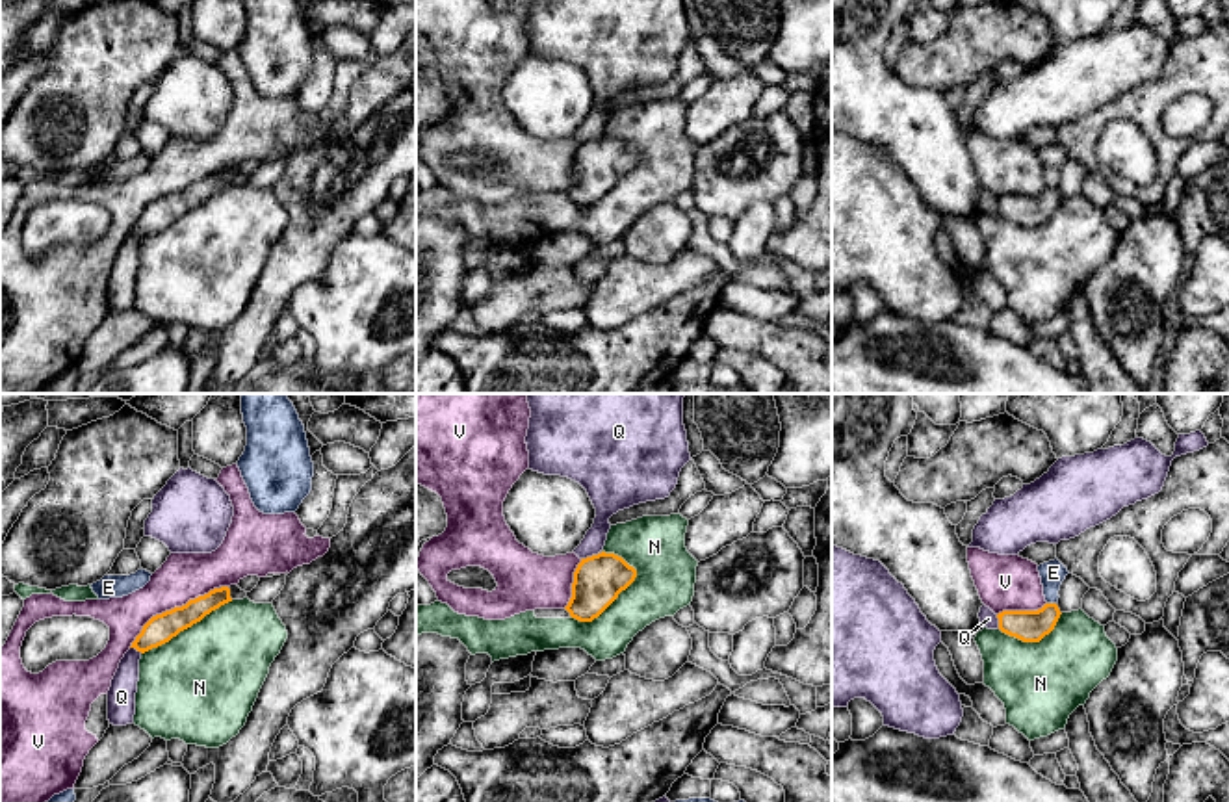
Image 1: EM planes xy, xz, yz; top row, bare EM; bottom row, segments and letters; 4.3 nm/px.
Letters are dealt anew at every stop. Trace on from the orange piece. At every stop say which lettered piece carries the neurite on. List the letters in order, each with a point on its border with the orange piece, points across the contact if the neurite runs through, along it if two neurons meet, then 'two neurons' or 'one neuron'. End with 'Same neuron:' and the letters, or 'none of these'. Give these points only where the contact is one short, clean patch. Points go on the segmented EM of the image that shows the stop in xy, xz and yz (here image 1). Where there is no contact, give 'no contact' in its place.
E: contact yz (1051, 604); one neuron
N: contact xz (606, 607); two neurons
Q: contact xz (591, 557); two neurons
V: contact xy (171, 609); two neurons
Same neuron: E

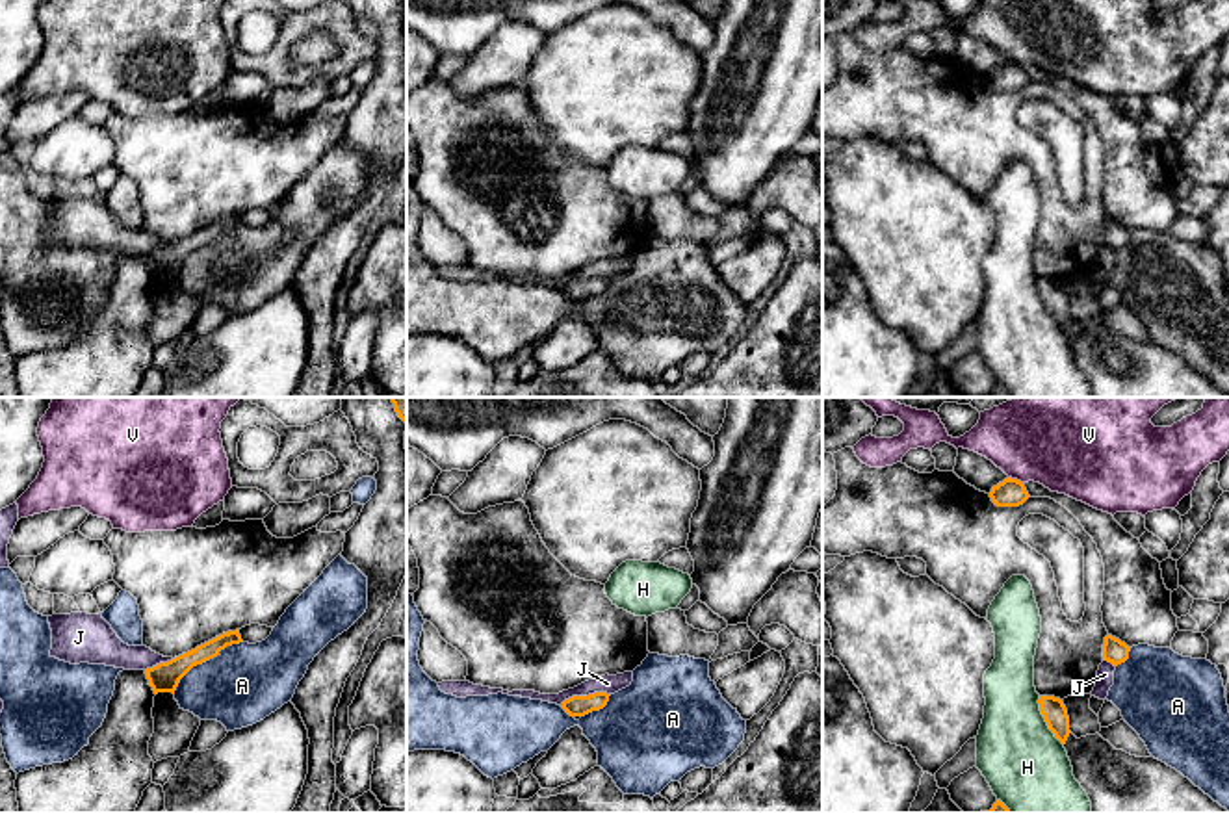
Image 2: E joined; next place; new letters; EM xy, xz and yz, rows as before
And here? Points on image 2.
A: contact xy (205, 661); two neurons
H: contact yz (1046, 721); two neurons
J: contact xz (583, 696); border xz (609, 693), (572, 695), (561, 706); two neurons
V: contact yz (1016, 479); border yz (1009, 476), (1022, 483); two neurons
Same neuron: none of these

